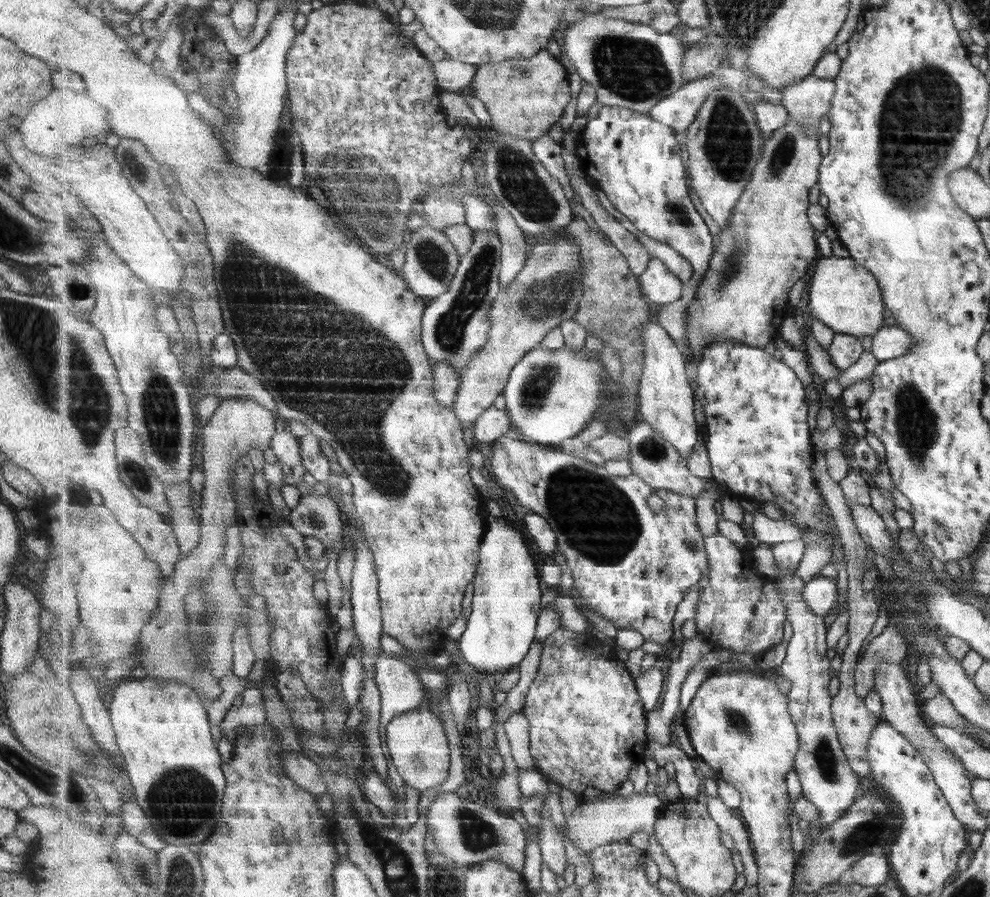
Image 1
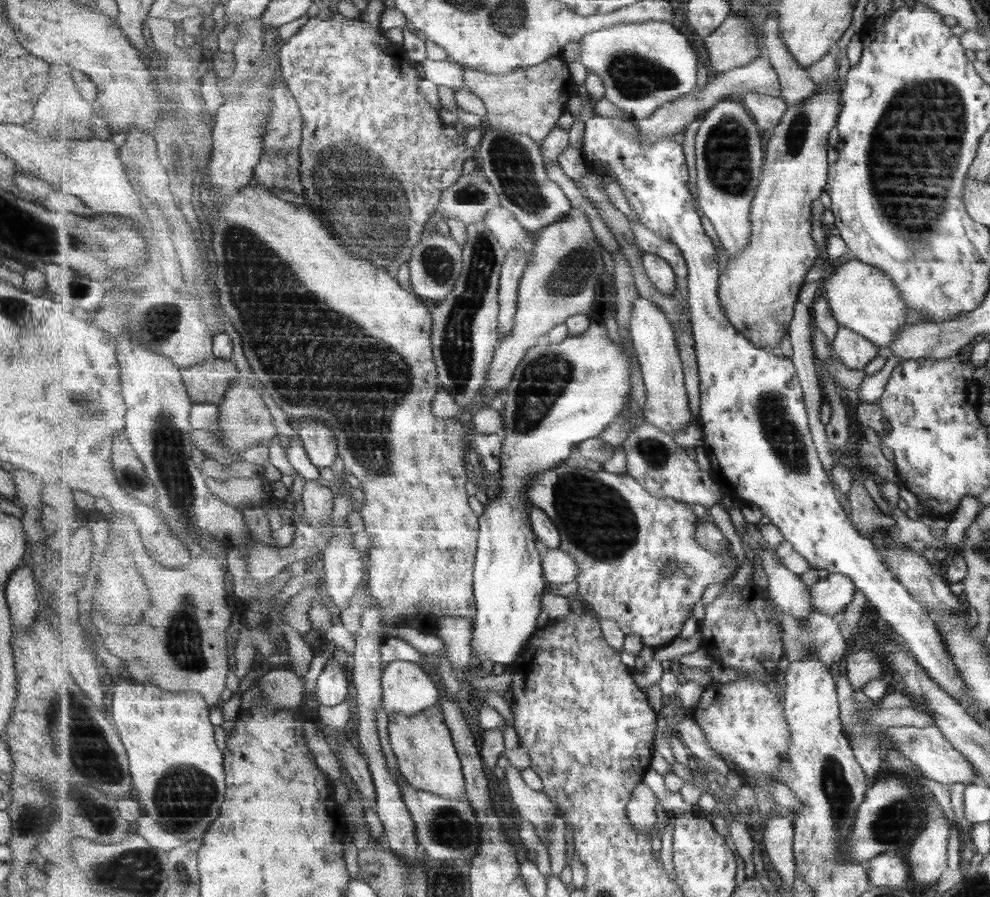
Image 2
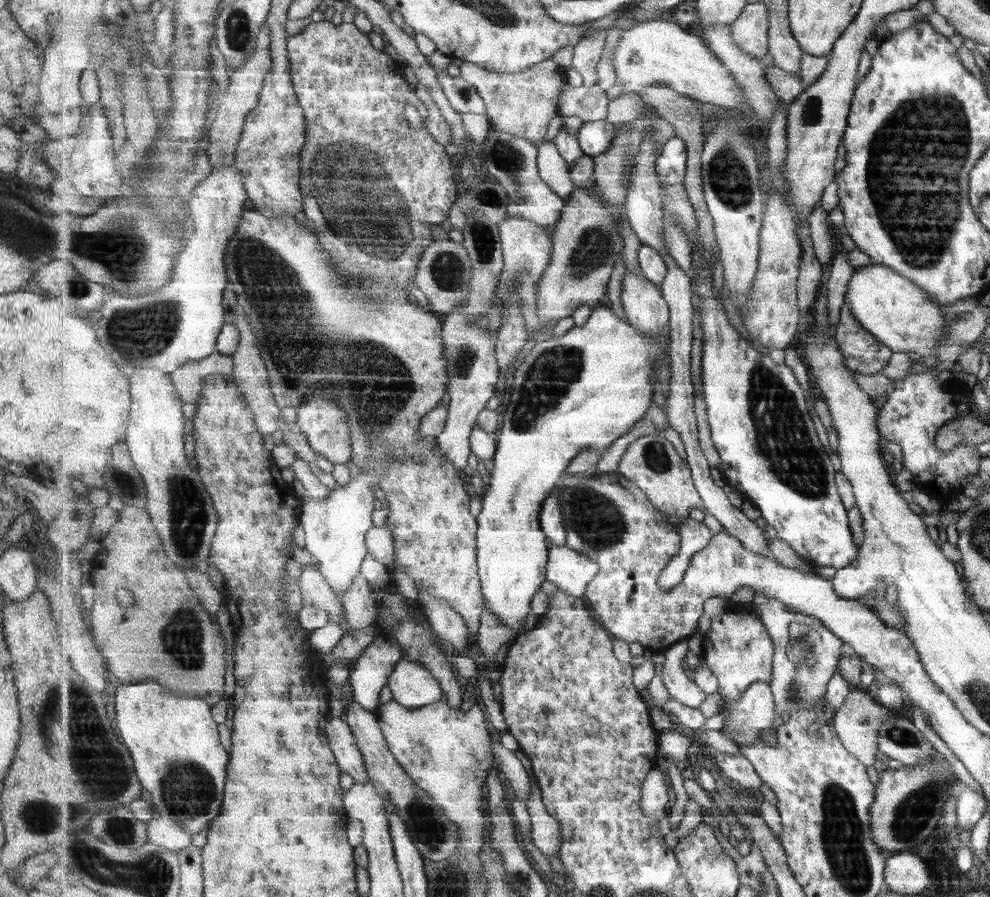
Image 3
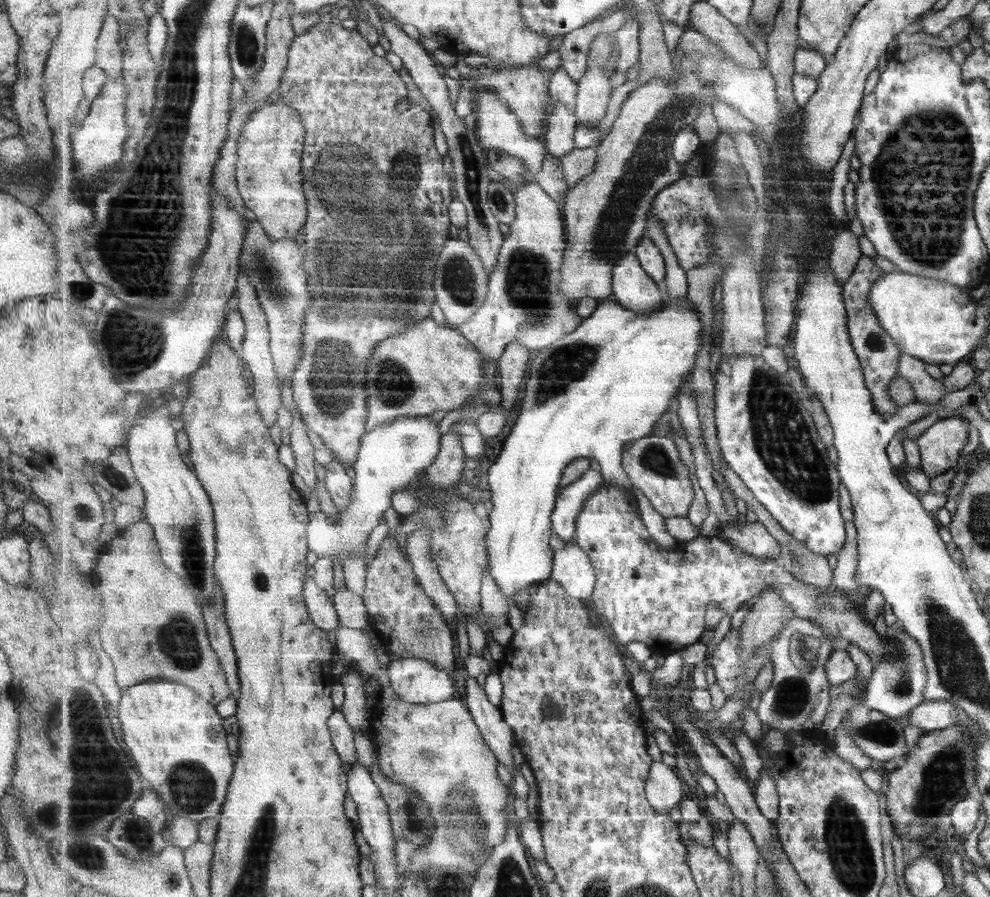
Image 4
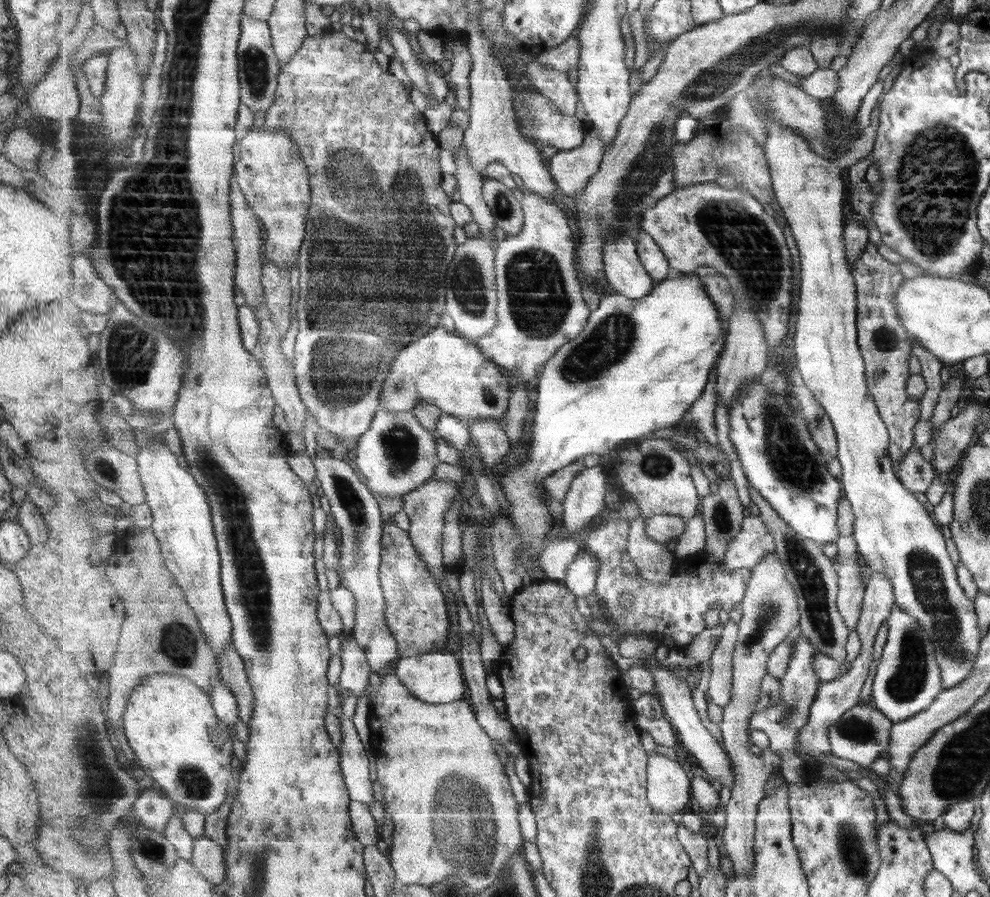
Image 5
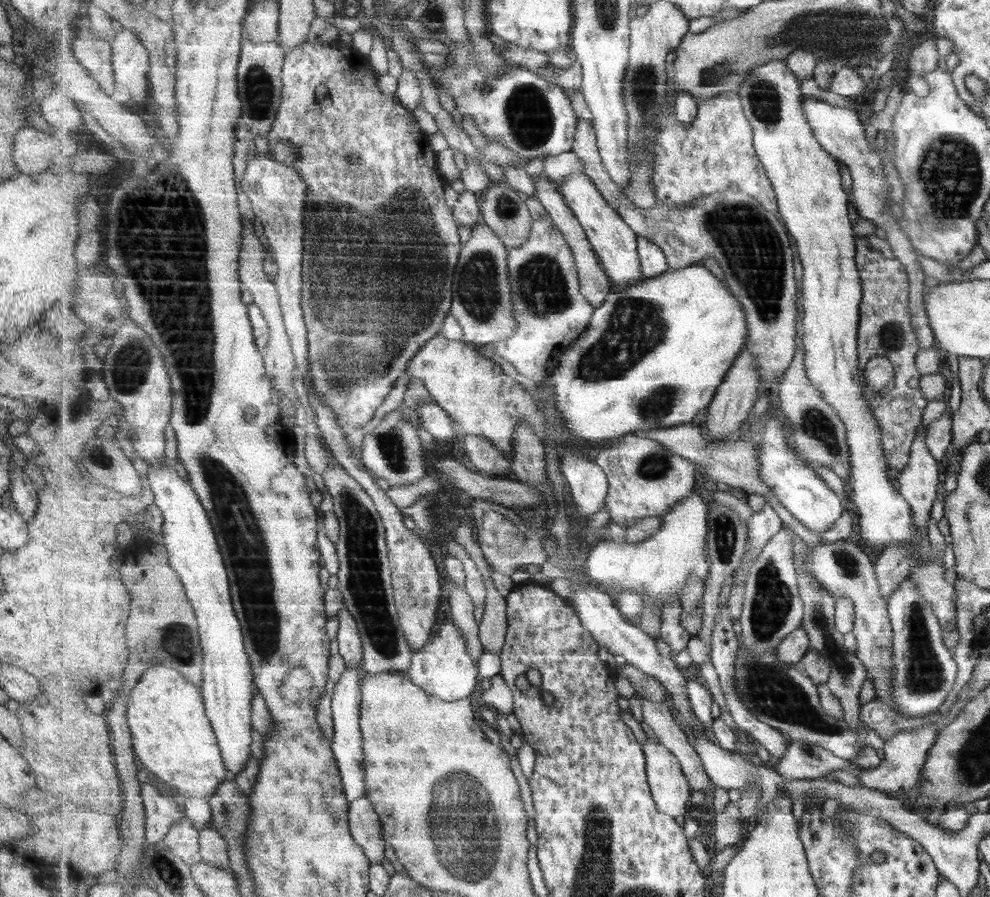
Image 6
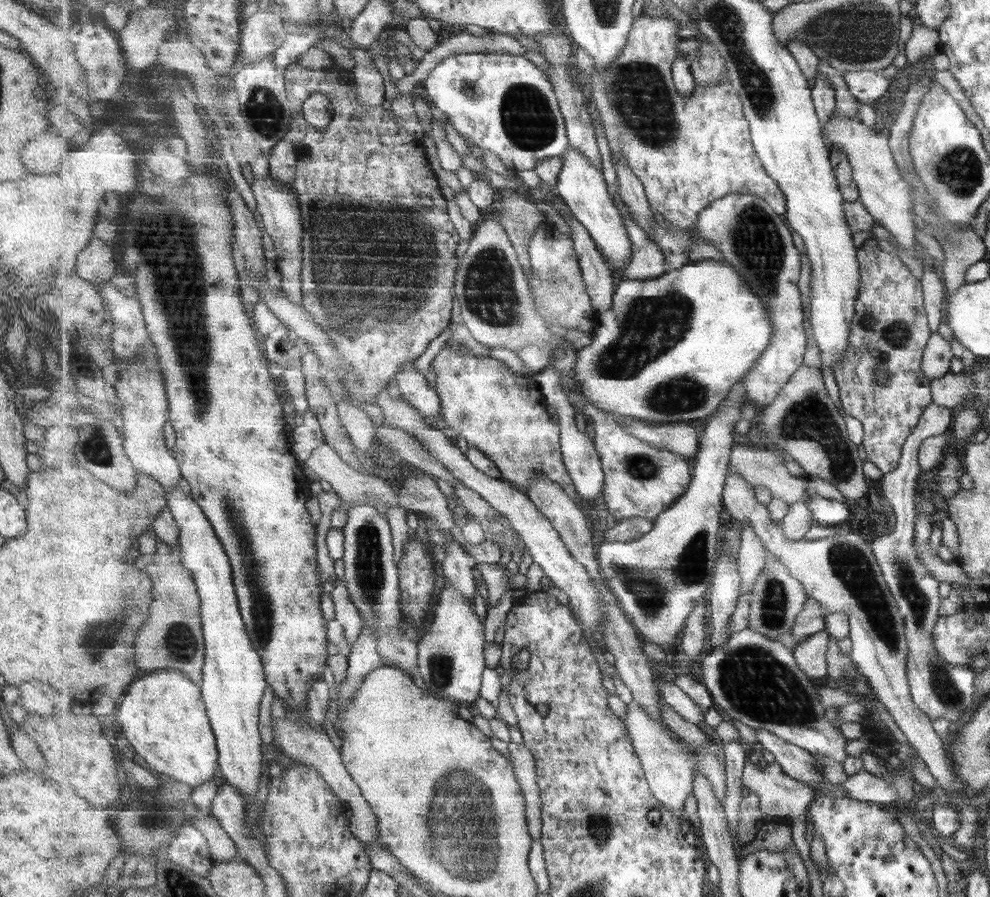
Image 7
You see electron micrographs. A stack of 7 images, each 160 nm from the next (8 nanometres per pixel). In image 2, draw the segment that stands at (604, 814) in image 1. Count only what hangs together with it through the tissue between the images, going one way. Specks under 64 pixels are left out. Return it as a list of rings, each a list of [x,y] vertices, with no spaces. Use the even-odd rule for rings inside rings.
[[[641,783],[633,791],[628,804],[628,817],[637,832],[653,832],[657,822],[657,802],[657,795],[647,784]]]

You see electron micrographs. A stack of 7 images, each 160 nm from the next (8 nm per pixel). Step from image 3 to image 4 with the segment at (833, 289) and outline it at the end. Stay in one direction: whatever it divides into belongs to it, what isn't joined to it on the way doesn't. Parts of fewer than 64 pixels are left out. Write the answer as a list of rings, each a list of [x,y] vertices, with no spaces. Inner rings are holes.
[[[845,226],[843,231],[832,240],[830,252],[830,264],[842,287],[845,286],[846,280],[861,255],[857,238]]]

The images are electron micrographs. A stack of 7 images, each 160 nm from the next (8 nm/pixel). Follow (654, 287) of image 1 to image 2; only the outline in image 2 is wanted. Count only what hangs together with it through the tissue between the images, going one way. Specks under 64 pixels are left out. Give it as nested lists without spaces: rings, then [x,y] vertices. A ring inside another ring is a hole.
[[[645,252],[642,254],[642,259],[647,276],[649,280],[653,282],[653,286],[655,286],[661,294],[674,297],[679,285],[676,272],[669,264],[669,261],[661,258],[659,255]]]

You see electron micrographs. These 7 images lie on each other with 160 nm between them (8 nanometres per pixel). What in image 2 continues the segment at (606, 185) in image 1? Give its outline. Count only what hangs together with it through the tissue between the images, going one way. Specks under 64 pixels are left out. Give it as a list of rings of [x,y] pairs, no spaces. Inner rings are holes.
[[[595,115],[585,123],[585,131],[581,149],[589,170],[601,176],[610,172],[613,173],[615,178],[617,178],[618,187],[620,187],[621,190],[625,190],[627,202],[629,202],[631,208],[636,212],[635,214],[639,216],[639,222],[641,222],[641,224],[643,224],[646,228],[649,228],[651,232],[655,232],[657,236],[672,240],[682,250],[684,257],[686,258],[688,264],[688,295],[686,301],[688,302],[690,309],[690,321],[692,322],[692,329],[694,330],[693,336],[696,340],[696,355],[699,365],[700,405],[702,408],[700,414],[700,424],[703,430],[703,445],[707,447],[709,458],[711,458],[711,476],[716,477],[717,484],[720,484],[722,492],[737,503],[756,505],[762,511],[762,514],[770,519],[771,523],[775,524],[775,526],[778,526],[781,529],[781,532],[786,540],[791,541],[791,544],[793,544],[795,550],[800,552],[810,562],[810,565],[813,568],[827,570],[829,573],[841,573],[847,575],[849,580],[852,580],[856,590],[860,590],[863,593],[867,605],[874,608],[879,618],[884,620],[888,628],[891,628],[892,633],[897,639],[899,639],[903,645],[903,648],[911,652],[913,660],[917,662],[917,665],[923,668],[923,672],[927,674],[927,678],[929,678],[931,682],[935,682],[935,685],[941,688],[942,691],[945,691],[945,694],[947,694],[949,698],[953,698],[953,700],[957,701],[959,706],[962,706],[963,709],[967,709],[967,706],[969,706],[969,697],[965,695],[963,681],[961,681],[959,673],[957,673],[957,671],[955,671],[955,667],[953,667],[951,656],[945,653],[945,647],[943,647],[943,638],[941,638],[939,631],[937,631],[934,619],[931,617],[931,615],[929,615],[927,608],[925,608],[925,606],[923,606],[923,604],[921,604],[919,601],[916,601],[912,597],[912,594],[904,587],[904,585],[902,585],[900,581],[893,577],[893,574],[889,568],[885,568],[885,565],[881,563],[880,553],[877,552],[875,544],[873,544],[871,540],[866,540],[861,534],[859,534],[859,532],[857,532],[857,530],[855,530],[853,524],[851,523],[851,517],[841,504],[840,498],[834,489],[834,484],[832,483],[832,480],[826,471],[824,462],[821,460],[820,452],[816,447],[816,443],[812,436],[812,429],[810,428],[810,422],[808,419],[808,407],[804,397],[804,388],[801,386],[800,377],[797,374],[794,362],[789,357],[784,357],[781,354],[775,356],[775,354],[772,354],[771,351],[765,352],[765,350],[763,350],[763,348],[760,346],[754,345],[752,341],[739,332],[738,328],[734,326],[734,324],[729,320],[729,317],[726,315],[724,306],[721,306],[721,300],[719,300],[719,285],[721,275],[719,273],[721,272],[721,268],[719,268],[719,256],[717,256],[717,248],[715,248],[713,240],[711,240],[711,238],[705,234],[705,230],[703,230],[701,216],[699,216],[699,212],[697,212],[697,206],[695,206],[693,194],[691,194],[691,190],[689,190],[689,178],[691,178],[691,176],[689,176],[689,168],[687,168],[687,160],[685,160],[685,150],[683,150],[683,146],[681,146],[681,144],[677,144],[675,140],[671,140],[670,137],[663,137],[655,142],[645,141],[642,143],[639,127],[631,118],[628,120],[622,120]]]

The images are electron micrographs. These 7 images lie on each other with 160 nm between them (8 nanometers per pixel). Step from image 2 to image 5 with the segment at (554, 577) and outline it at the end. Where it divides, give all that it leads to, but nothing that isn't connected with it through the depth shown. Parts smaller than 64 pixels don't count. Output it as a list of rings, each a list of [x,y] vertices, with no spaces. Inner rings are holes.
[[[589,550],[582,551],[569,567],[565,584],[576,596],[596,594],[598,572],[600,572],[598,556]]]

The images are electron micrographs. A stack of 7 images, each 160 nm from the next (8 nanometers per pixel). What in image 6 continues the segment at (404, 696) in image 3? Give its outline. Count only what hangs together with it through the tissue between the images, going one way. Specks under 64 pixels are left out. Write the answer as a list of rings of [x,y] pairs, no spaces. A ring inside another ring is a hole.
[[[445,620],[437,628],[437,636],[431,636],[429,644],[423,650],[413,654],[411,669],[407,676],[415,685],[425,689],[429,696],[437,696],[445,702],[455,702],[473,698],[473,692],[477,688],[479,668],[475,660],[469,656],[468,648],[465,646],[462,628],[455,621]]]

